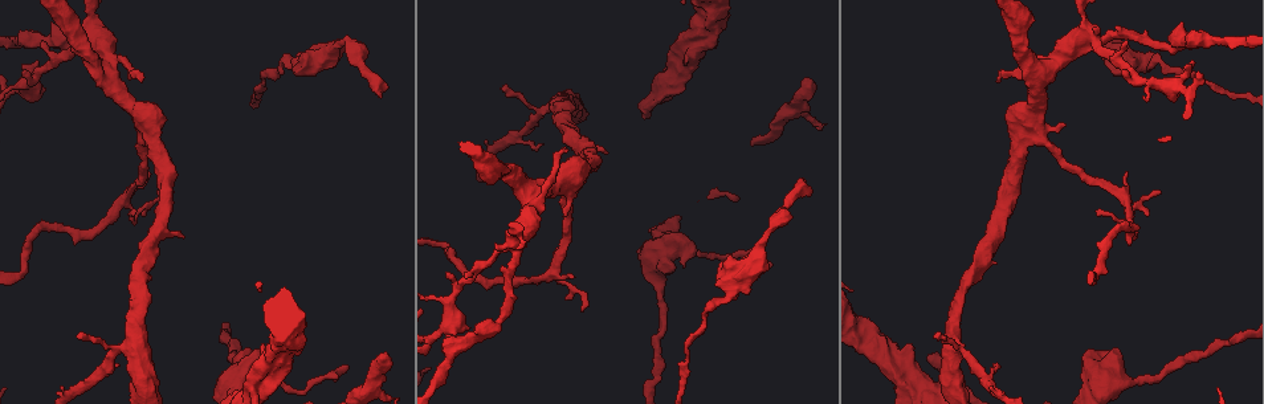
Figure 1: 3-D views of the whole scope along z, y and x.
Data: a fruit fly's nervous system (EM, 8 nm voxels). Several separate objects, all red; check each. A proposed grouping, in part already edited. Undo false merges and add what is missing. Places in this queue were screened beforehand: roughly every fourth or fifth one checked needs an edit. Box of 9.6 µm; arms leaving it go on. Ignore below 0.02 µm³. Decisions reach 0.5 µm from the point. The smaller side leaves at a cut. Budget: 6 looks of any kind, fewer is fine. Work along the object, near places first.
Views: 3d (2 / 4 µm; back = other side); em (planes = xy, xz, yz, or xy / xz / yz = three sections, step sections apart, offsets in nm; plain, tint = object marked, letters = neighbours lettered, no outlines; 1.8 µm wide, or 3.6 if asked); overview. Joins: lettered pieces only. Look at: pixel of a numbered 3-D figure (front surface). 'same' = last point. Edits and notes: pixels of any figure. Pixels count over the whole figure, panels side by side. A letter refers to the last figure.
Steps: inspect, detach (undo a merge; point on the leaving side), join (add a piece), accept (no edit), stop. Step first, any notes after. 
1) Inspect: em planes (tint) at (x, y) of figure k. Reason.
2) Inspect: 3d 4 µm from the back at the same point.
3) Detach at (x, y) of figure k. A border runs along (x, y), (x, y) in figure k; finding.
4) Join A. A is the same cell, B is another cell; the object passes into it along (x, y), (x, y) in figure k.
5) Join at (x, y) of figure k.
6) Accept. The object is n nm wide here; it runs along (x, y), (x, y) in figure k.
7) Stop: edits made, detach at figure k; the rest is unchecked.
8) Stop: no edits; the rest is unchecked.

Inspect: em planes (letters) at (563, 147) of figure 1. Free end.

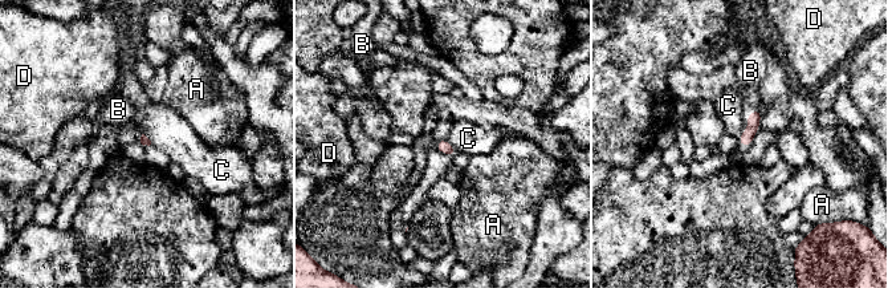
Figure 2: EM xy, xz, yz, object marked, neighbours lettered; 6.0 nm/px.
Accept. A, B, C and D are other cells; a border runs along (742, 132), (738, 138) in figure 2; no lettered piece goes on from it.

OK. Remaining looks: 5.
Inspect: 3d 4 µm at (1091, 40) of figure 1. Looks like a crossing.

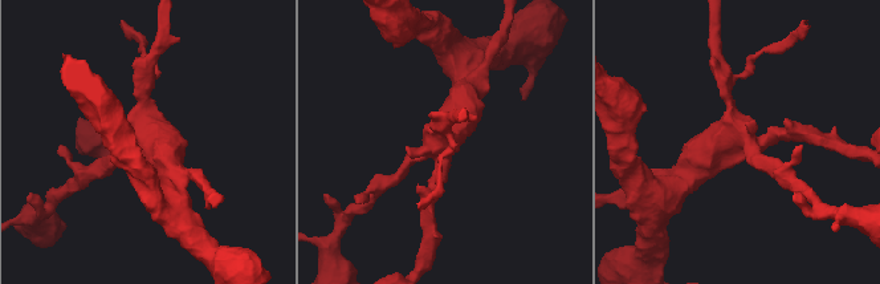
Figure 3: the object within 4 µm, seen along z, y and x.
Inspect: em xz step 4 (tint) at (744, 139) of figure 3. Now the EM.

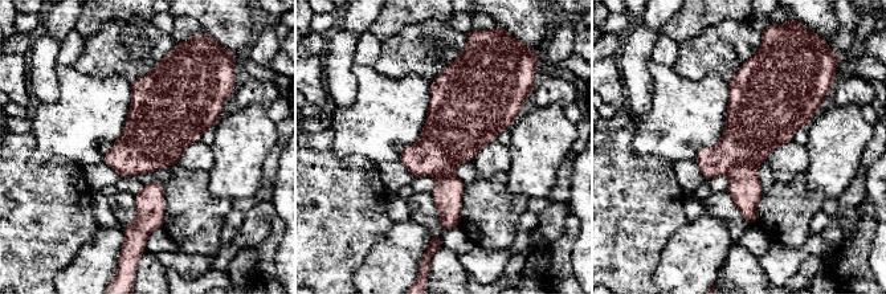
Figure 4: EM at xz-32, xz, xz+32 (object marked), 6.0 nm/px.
Inspect: em planes (letters) at the same point.

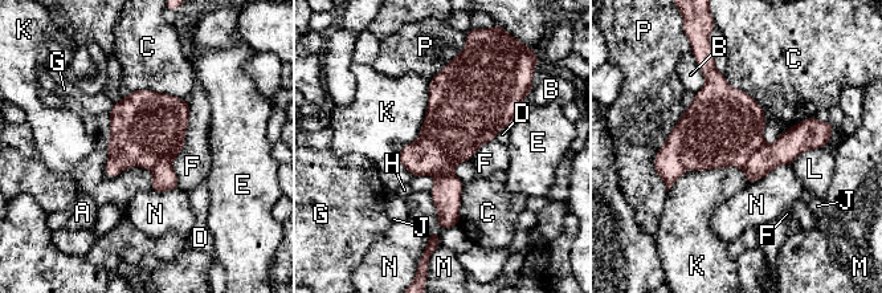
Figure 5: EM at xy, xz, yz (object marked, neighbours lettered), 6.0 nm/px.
Detach at (723, 126) of figure 5. The longest contact is with F, 550 nm; A, B, C, D, E, F, G, H, J, K, L, M, N and P are other cells; a border runs along (764, 142), (752, 153), (743, 169) in figure 5; two cells meet here.

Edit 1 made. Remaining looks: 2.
Stop: edits made, detach at figure 5; the rest is unchecked.

